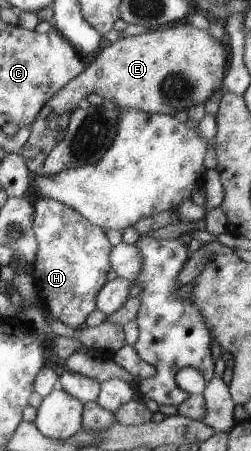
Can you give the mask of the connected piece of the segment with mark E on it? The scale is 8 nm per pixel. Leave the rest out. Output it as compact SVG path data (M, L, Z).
M187 21L169 23L138 35L120 36L117 41L103 47L79 75L71 78L39 109L28 127L28 139L19 152L25 167L31 176L37 174L51 148L66 134L69 114L82 104L87 95L99 95L123 108L173 116L197 103L205 103L211 93L219 89L227 60L227 53L217 39Z

